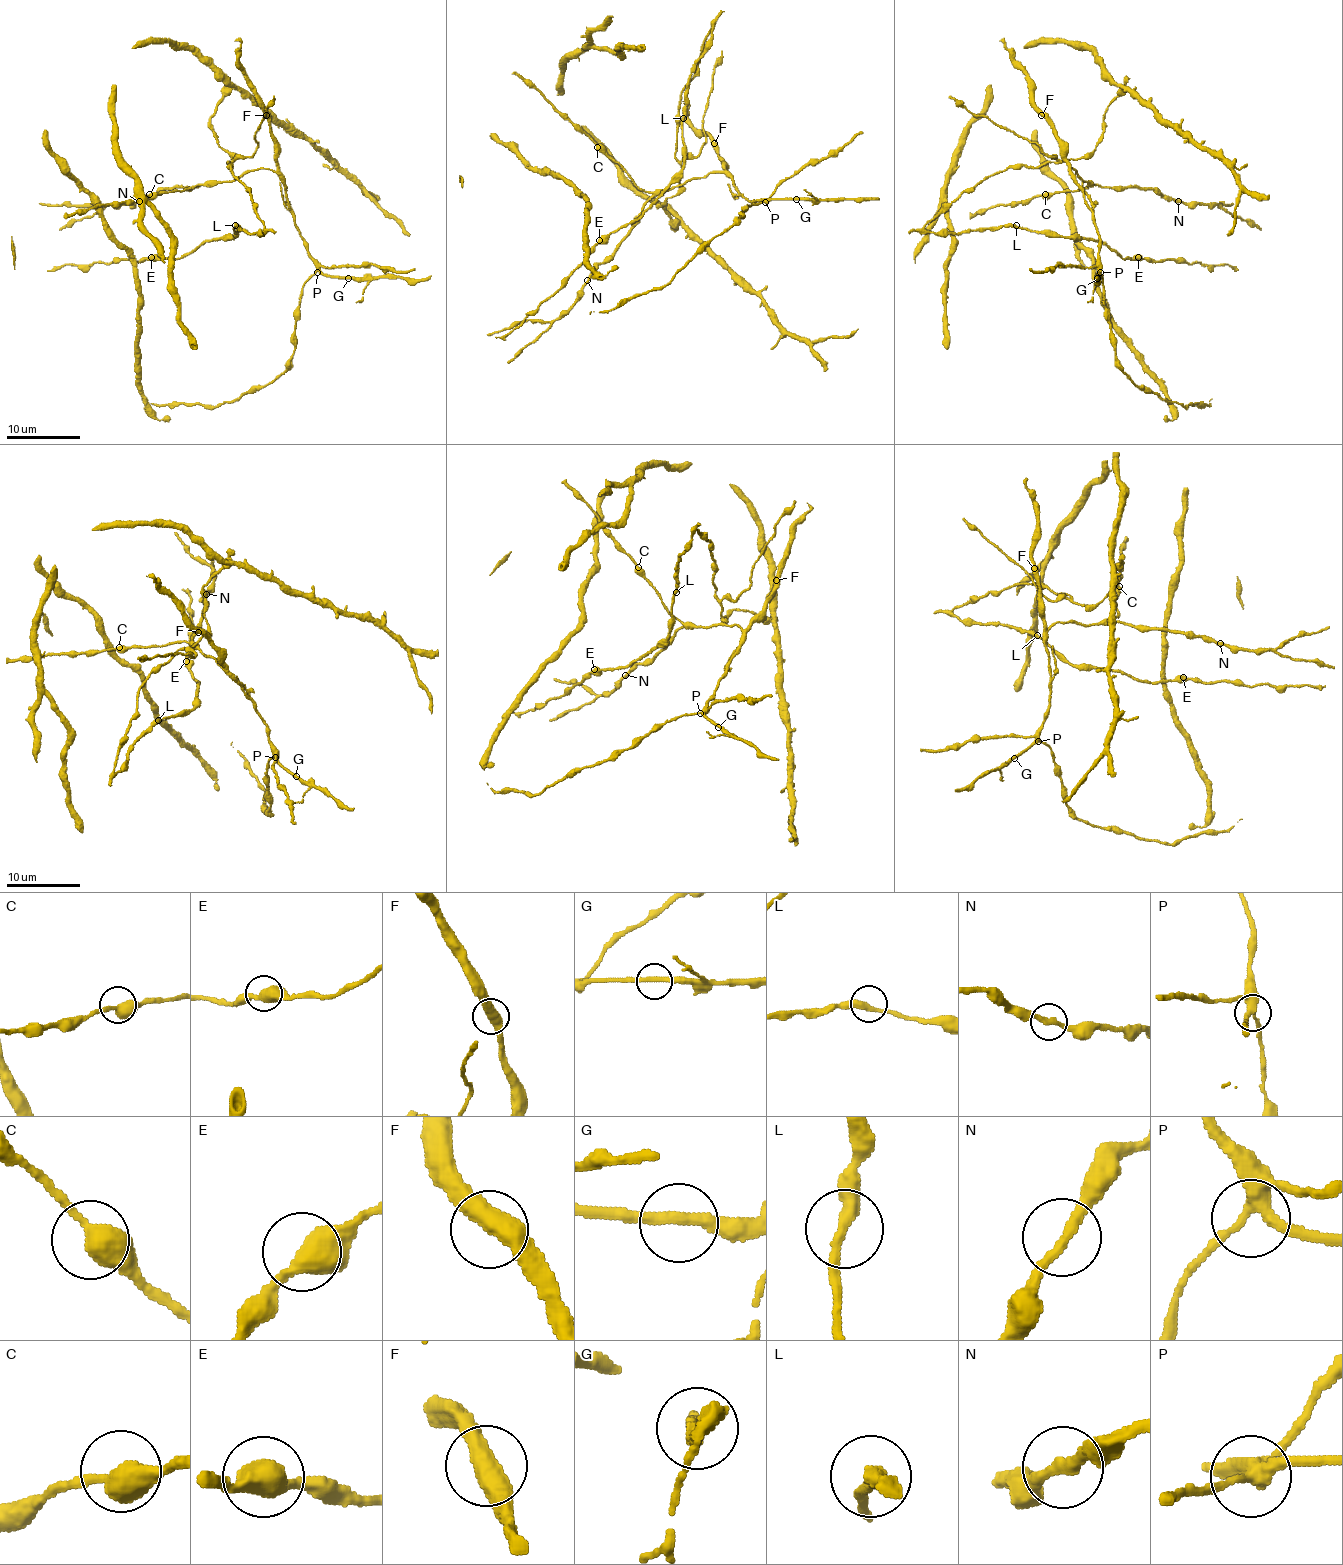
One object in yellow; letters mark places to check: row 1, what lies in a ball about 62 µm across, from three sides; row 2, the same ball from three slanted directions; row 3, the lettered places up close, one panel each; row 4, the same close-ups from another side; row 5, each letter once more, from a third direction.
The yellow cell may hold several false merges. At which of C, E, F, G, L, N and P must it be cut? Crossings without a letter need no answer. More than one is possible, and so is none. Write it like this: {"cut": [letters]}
{"cut": []}

